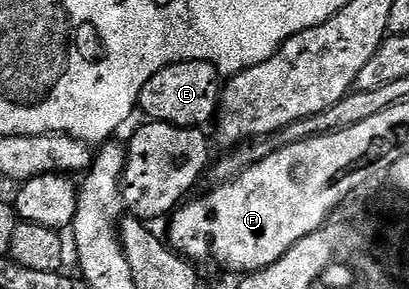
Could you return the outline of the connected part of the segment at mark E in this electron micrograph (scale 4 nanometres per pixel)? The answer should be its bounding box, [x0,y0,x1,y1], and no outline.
[137,62,220,127]

